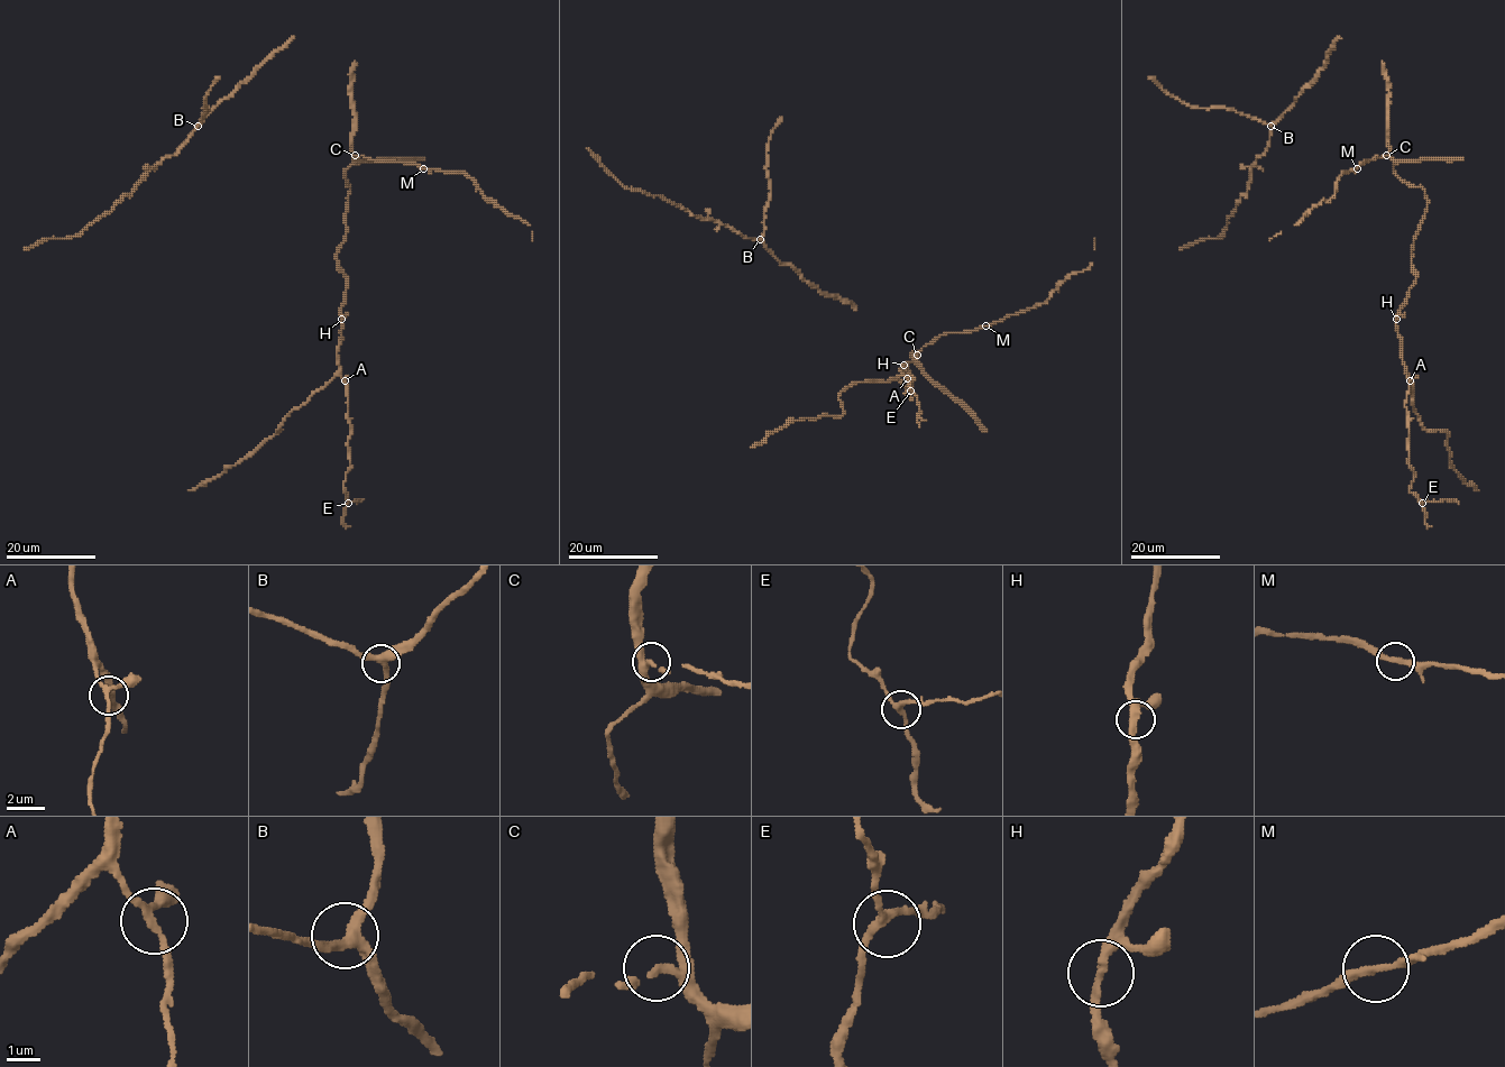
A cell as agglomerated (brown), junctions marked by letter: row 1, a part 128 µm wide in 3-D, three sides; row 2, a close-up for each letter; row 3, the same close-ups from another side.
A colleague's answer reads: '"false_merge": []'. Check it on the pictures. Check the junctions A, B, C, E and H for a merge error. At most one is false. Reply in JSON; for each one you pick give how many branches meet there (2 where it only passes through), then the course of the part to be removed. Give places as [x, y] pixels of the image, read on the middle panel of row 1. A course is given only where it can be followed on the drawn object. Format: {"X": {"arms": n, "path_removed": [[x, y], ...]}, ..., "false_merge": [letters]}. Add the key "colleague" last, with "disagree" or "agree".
{"false_merge": [], "colleague": "agree"}

